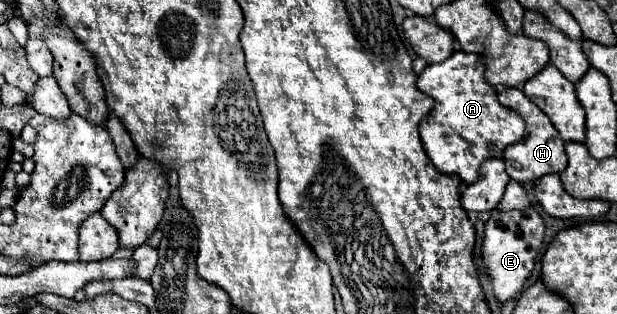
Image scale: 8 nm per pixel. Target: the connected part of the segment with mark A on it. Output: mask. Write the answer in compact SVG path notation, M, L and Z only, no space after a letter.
M454 52L444 62L426 66L424 72L418 76L418 90L436 100L432 112L420 122L420 138L424 144L424 150L438 172L448 176L456 174L464 184L472 184L478 180L478 170L484 160L500 158L506 146L516 144L516 140L524 136L524 120L514 110L498 102L494 88L488 86L484 78L484 62L476 54Z

